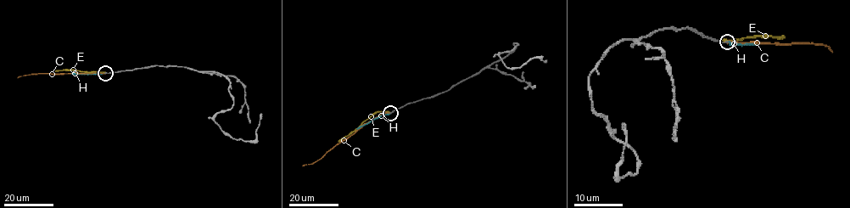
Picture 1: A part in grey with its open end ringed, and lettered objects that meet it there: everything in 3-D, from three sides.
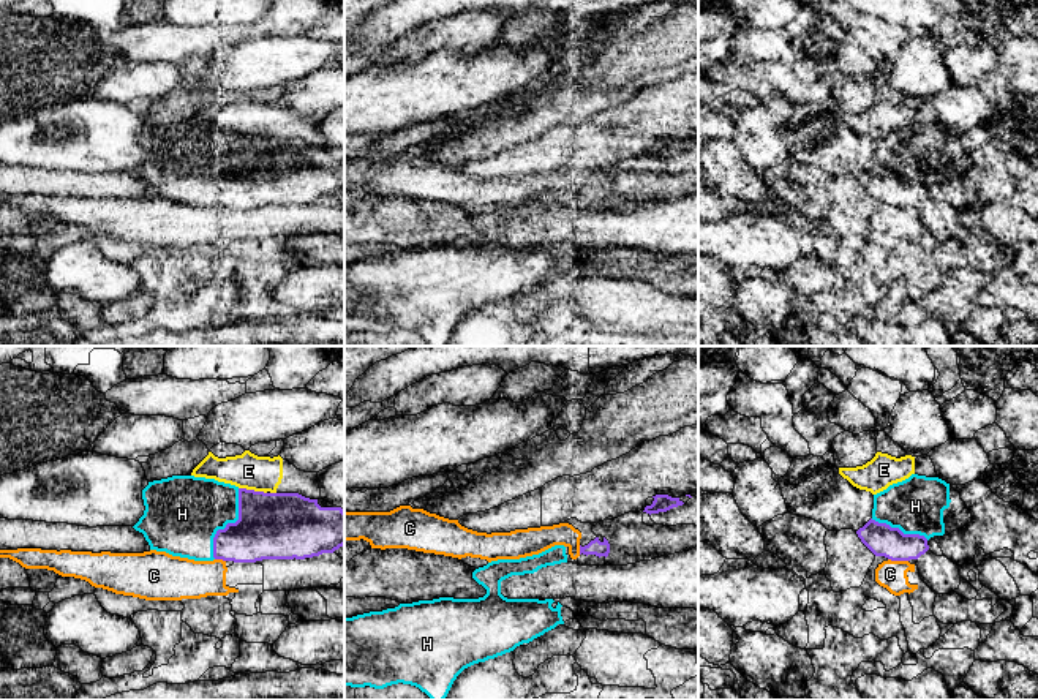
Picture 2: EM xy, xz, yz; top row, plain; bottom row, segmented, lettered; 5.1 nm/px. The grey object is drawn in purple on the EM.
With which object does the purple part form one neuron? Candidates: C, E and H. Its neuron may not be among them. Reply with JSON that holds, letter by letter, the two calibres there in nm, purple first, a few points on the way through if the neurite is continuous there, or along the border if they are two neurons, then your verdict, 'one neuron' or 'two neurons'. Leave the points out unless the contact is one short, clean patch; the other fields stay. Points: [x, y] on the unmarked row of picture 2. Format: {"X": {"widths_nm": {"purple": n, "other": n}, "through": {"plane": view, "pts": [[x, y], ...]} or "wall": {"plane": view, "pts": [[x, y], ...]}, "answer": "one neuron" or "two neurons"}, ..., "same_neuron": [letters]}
{"C": {"widths_nm": {"purple": 160, "other": 140}, "answer": "two neurons"}, "E": {"widths_nm": {"purple": 340, "other": 180}, "wall": {"plane": "xy", "pts": [[239, 133], [266, 139]]}, "answer": "two neurons"}, "H": {"widths_nm": {"purple": 340, "other": 380}, "answer": "one neuron"}, "same_neuron": ["H"]}

